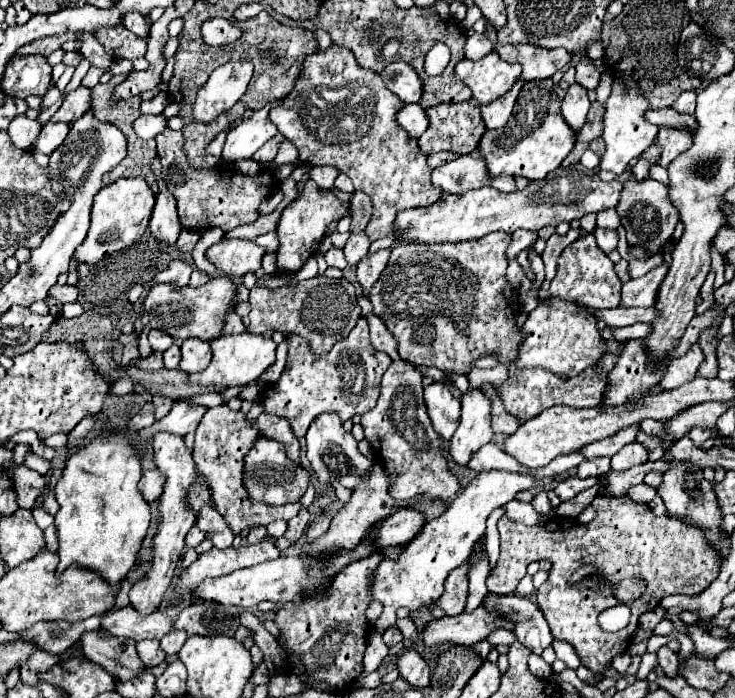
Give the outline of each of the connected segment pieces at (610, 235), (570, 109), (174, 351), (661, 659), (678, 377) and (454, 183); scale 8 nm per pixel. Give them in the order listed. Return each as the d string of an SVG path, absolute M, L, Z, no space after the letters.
M596 227L594 229L594 237L600 245L600 249L604 253L610 253L612 249L616 249L616 243L618 243L618 233L612 231L612 229L602 229L602 227Z
M572 83L568 87L568 91L566 91L564 101L562 101L562 115L576 133L586 123L588 109L590 109L590 101L588 101L586 89L582 85L578 85L578 83Z
M174 343L174 345L170 345L170 349L164 351L164 367L176 369L178 363L180 363L180 345Z
M666 645L658 649L658 665L664 669L666 677L676 677L678 675L678 655L670 651Z
M694 343L686 351L686 355L676 357L668 363L666 375L658 383L660 389L668 391L668 389L674 389L678 385L684 385L686 381L692 381L696 377L696 371L698 371L700 363L702 363L702 349Z
M462 155L452 163L436 167L432 171L432 181L454 195L464 195L486 185L500 191L516 191L514 177L490 177L486 163L478 155Z

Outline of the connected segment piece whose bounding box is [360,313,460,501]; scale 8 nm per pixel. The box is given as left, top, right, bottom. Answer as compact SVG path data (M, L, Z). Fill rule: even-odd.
M374 313L366 315L366 321L370 325L370 341L372 347L378 351L384 351L392 357L392 365L382 377L382 387L380 387L380 399L378 405L364 413L360 419L360 425L366 433L366 439L376 453L384 459L388 473L392 475L392 497L396 501L406 501L418 495L430 495L440 497L442 501L454 499L454 495L460 493L460 485L456 477L448 471L446 459L444 459L444 441L438 437L438 433L432 429L430 417L426 413L424 405L424 387L422 379L424 375L410 363L402 361L398 351L396 351L396 339L394 335L386 329L380 317Z

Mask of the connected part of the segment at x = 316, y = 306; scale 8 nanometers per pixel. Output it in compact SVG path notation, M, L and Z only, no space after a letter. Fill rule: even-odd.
M314 277L300 283L290 283L276 289L254 287L250 289L250 327L252 333L264 331L280 331L280 333L296 333L310 341L314 353L322 355L338 341L338 337L346 337L360 317L360 305L356 301L356 289L348 279L330 279L330 277Z

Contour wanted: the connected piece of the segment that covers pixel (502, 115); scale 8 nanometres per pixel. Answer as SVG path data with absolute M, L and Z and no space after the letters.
M518 81L518 85L514 85L514 89L510 93L506 93L506 97L492 101L490 105L482 105L482 119L486 123L486 129L500 129L508 123L510 115L512 115L512 107L514 101L522 89L524 81Z

